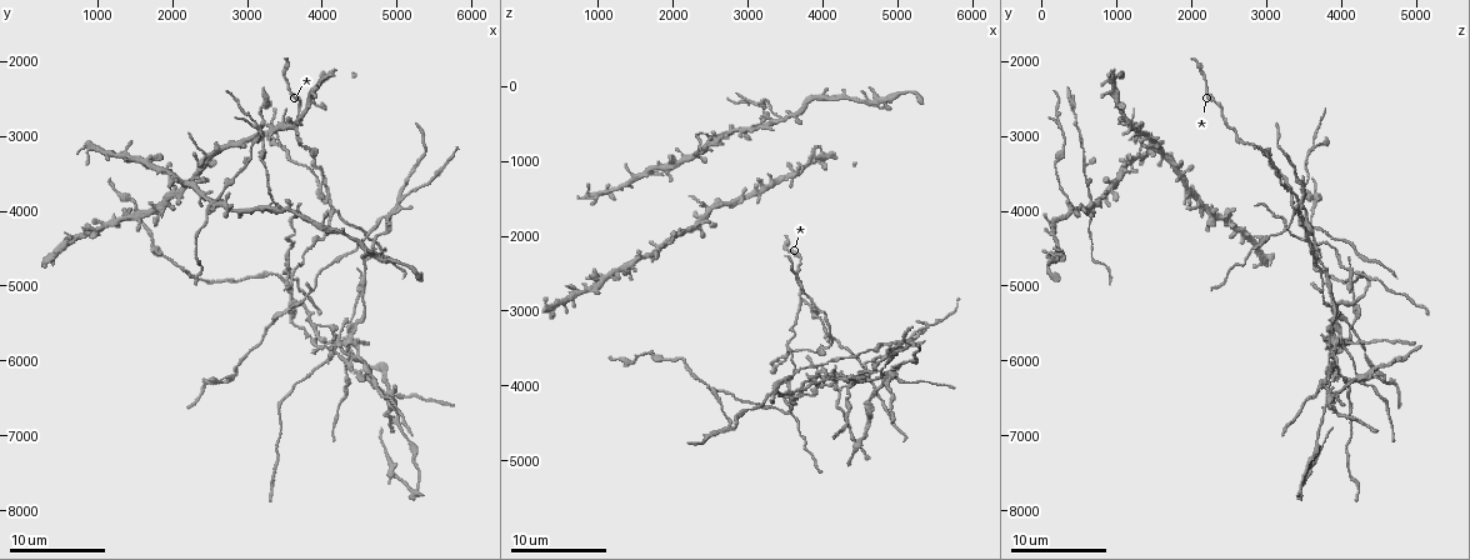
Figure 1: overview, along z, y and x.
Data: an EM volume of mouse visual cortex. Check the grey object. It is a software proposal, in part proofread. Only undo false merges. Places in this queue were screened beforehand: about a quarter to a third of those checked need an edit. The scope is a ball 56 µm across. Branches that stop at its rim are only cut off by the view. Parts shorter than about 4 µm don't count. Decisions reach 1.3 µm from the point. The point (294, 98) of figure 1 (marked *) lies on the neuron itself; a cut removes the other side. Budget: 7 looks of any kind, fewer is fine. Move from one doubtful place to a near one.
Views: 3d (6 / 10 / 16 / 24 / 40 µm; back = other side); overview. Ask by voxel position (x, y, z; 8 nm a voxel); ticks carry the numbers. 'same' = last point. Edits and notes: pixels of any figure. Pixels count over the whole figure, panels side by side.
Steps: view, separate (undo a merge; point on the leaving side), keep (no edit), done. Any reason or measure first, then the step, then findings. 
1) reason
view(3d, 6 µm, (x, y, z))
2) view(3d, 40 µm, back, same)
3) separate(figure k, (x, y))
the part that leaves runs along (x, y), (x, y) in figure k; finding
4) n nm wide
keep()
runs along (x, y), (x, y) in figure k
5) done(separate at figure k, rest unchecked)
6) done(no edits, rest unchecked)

branch point
view(3d, 16 µm, (3450, 3900, 400))

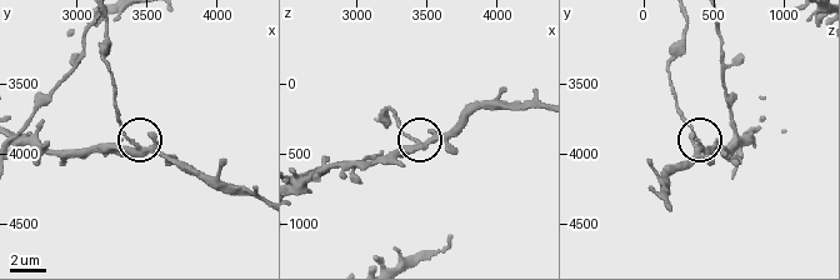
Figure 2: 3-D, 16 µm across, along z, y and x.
side arm 15 µm
separate(figure 2, (118, 120))
the part that leaves runs along (131, 139), (115, 99), (106, 24) in figure 2; a second neuron is stuck on

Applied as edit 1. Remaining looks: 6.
three arms meet
view(3d, 10 µm, (1900, 3500, 1100))

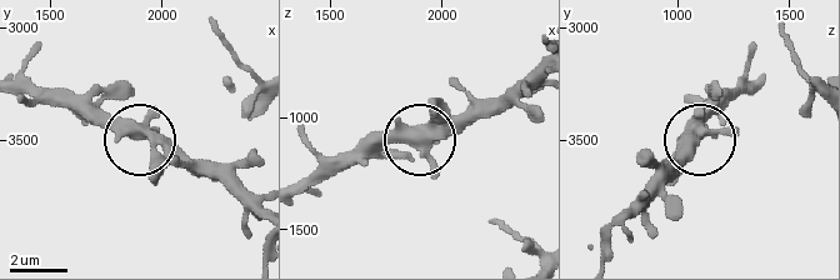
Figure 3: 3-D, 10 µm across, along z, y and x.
keep()
all the same neuron

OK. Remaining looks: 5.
view(3d, 6 µm, (5000, 3850, 3400))

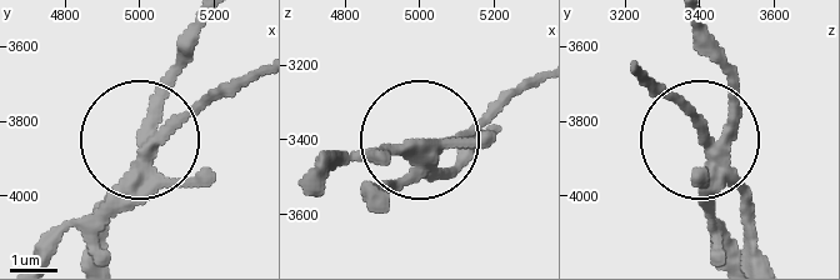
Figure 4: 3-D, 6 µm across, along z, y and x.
separate(figure 4, (381, 188))
the part that leaves runs along (726, 163), (750, 254) in figure 4; two neurons meet here

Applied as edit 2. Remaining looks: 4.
done(separate at figure 2, separate at figure 4, rest unchecked)

